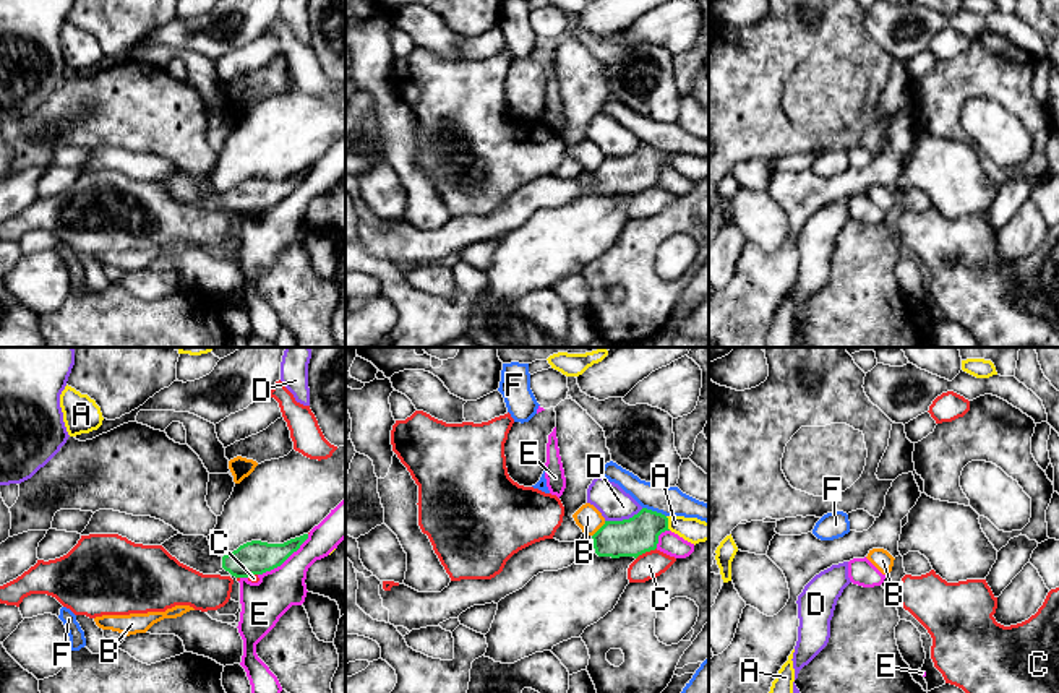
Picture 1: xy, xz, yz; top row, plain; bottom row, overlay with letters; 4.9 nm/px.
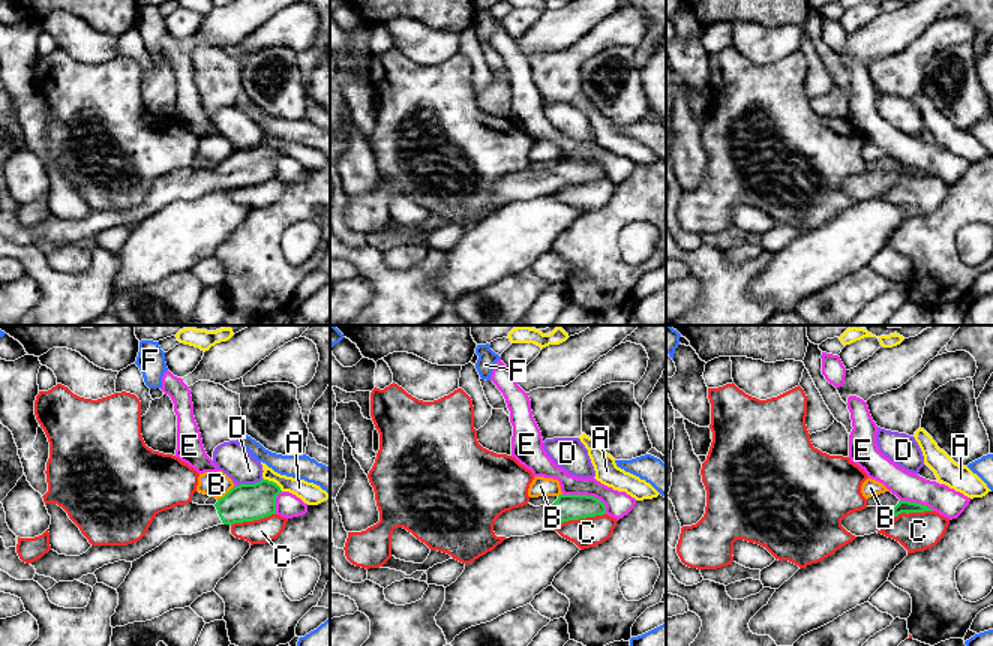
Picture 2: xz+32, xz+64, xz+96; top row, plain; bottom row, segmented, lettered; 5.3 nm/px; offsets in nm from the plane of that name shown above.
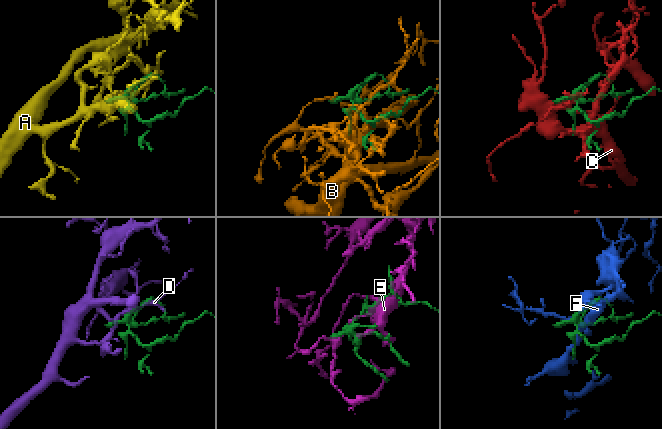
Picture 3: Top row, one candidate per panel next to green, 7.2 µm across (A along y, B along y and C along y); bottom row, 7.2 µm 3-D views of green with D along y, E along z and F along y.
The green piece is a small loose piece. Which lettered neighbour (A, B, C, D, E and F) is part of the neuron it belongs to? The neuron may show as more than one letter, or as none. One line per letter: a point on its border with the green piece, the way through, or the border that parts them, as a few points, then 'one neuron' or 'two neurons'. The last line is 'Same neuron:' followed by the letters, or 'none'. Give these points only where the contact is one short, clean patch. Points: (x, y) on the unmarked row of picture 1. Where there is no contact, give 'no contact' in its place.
A: meets green in xz at (667, 159); two neurons
B: meets green in xz at (599, 166); two neurons
C: meets green in xz at (646, 187); two neurons
D: meets green in xz at (623, 156); two neurons
E: meets green in xy at (284, 197); two neurons
F: meets green in xz at (654, 148); two neurons
Same neuron: none

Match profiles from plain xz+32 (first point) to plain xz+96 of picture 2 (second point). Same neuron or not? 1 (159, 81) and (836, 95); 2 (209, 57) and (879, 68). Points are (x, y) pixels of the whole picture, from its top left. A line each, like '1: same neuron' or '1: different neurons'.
1: same neuron
2: same neuron

